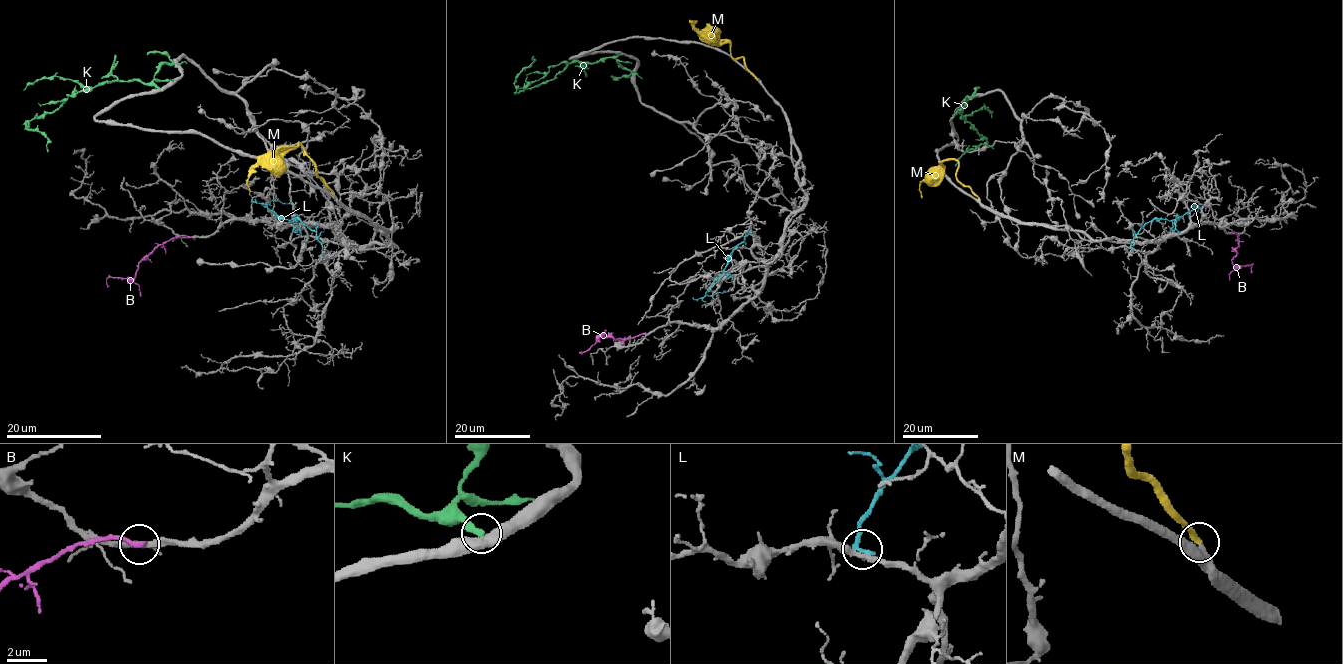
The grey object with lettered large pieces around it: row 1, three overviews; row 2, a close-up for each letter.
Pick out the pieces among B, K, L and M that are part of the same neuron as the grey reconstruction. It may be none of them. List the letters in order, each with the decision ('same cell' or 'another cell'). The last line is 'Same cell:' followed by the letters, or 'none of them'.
B: same cell
K: another cell
L: another cell
M: same cell
Same cell: B, M

